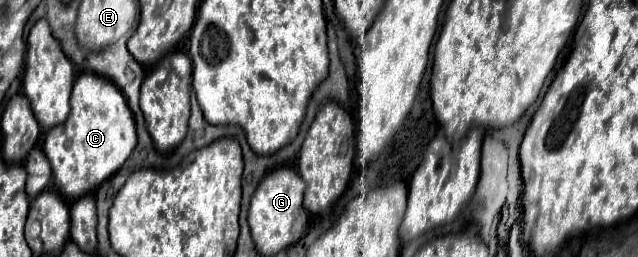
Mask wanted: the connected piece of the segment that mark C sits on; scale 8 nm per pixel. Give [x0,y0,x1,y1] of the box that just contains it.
[44,73,136,201]

